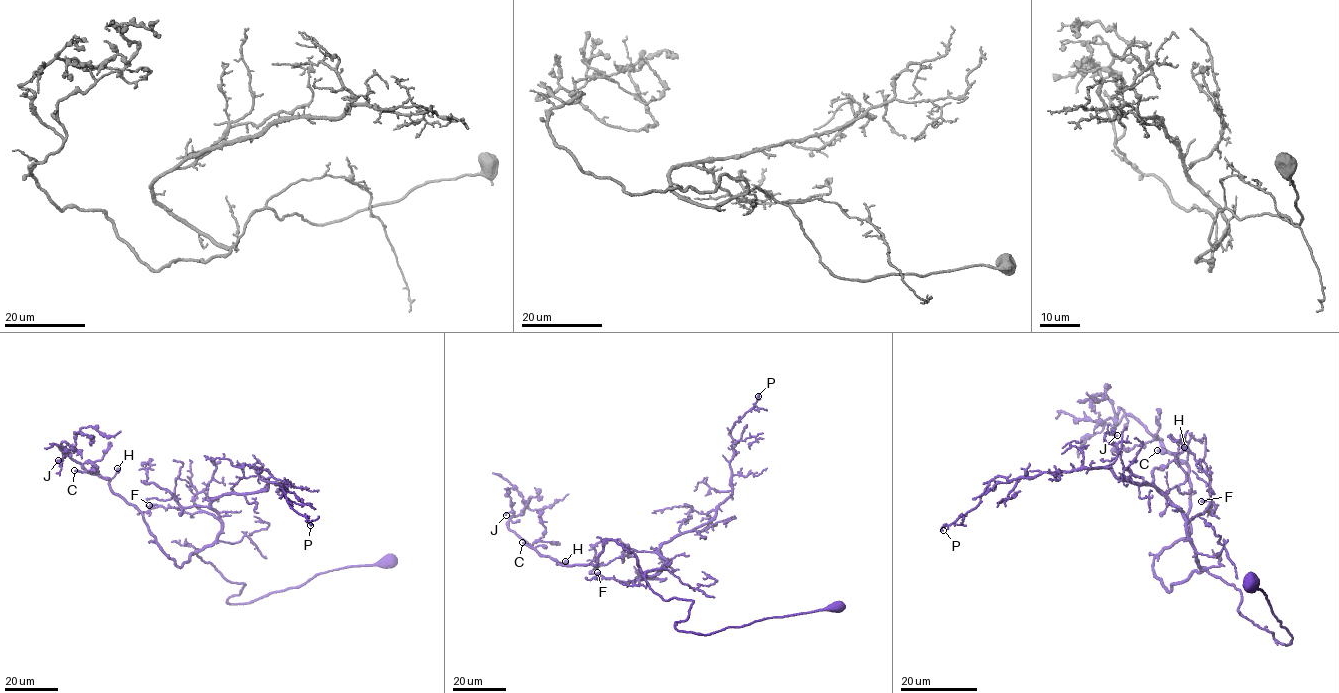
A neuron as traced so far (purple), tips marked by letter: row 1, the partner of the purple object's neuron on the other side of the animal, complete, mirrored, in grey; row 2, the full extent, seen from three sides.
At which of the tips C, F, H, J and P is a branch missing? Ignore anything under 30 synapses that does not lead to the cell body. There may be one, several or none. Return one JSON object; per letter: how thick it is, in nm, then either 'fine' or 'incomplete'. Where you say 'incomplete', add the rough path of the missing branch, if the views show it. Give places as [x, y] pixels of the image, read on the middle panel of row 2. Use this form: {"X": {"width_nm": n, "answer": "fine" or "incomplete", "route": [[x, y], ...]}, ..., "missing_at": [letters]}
{"C": {"width_nm": 360, "answer": "incomplete", "route": [[522, 542], [513, 533], [481, 516], [483, 505], [481, 500], [490, 494], [491, 486], [499, 482]]}, "F": {"width_nm": 440, "answer": "fine"}, "H": {"width_nm": 650, "answer": "fine"}, "J": {"width_nm": 110, "answer": "fine"}, "P": {"width_nm": 180, "answer": "fine"}, "missing_at": ["C"]}

